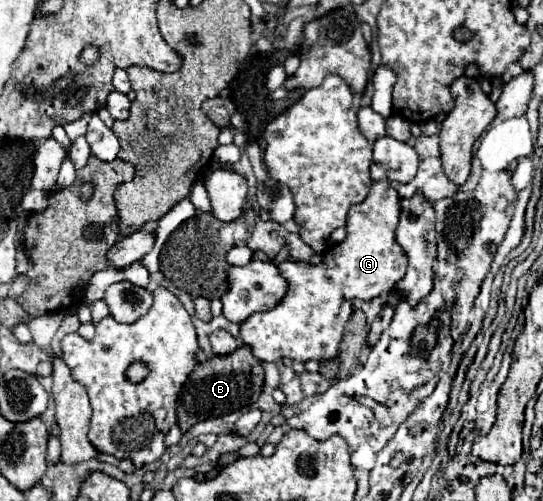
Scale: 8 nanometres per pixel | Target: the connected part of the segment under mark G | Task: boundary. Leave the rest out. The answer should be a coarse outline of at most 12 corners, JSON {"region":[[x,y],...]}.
{"region":[[373,182],[321,266],[279,264],[275,308],[241,324],[257,360],[335,358],[351,300],[407,272],[401,198]]}

